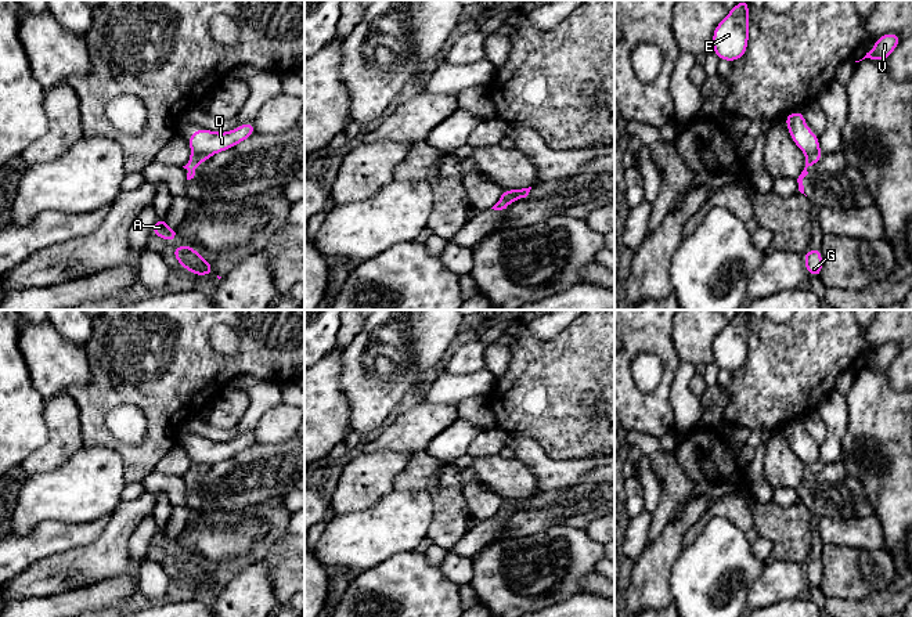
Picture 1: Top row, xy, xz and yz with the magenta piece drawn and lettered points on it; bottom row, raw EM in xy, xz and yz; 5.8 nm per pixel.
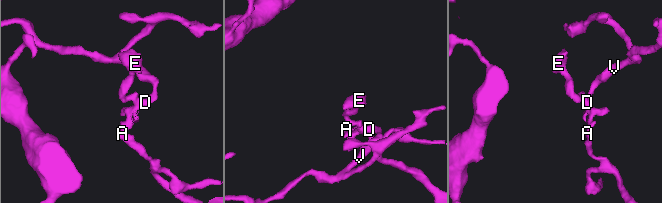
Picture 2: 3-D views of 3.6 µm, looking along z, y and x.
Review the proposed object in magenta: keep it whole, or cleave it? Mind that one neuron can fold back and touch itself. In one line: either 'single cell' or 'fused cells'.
fused cells

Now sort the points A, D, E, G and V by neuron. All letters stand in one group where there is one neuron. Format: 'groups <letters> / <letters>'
groups A G / D E V

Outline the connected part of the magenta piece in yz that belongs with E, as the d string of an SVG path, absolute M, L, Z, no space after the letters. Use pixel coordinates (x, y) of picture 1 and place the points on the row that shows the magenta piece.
M749 1L738 3L713 32L713 53L729 62L746 54L749 43Z

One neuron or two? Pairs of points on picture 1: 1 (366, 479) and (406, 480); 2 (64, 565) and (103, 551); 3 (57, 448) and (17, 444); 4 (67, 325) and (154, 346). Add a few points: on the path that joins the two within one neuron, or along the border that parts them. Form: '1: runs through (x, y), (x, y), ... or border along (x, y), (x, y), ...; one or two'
1: border along (411, 457), (395, 476), (393, 487); two
2: runs through (74, 565), (87, 565), (93, 560); one
3: border along (43, 415), (47, 439), (20, 464); two
4: border along (93, 324), (90, 339), (83, 347); two

